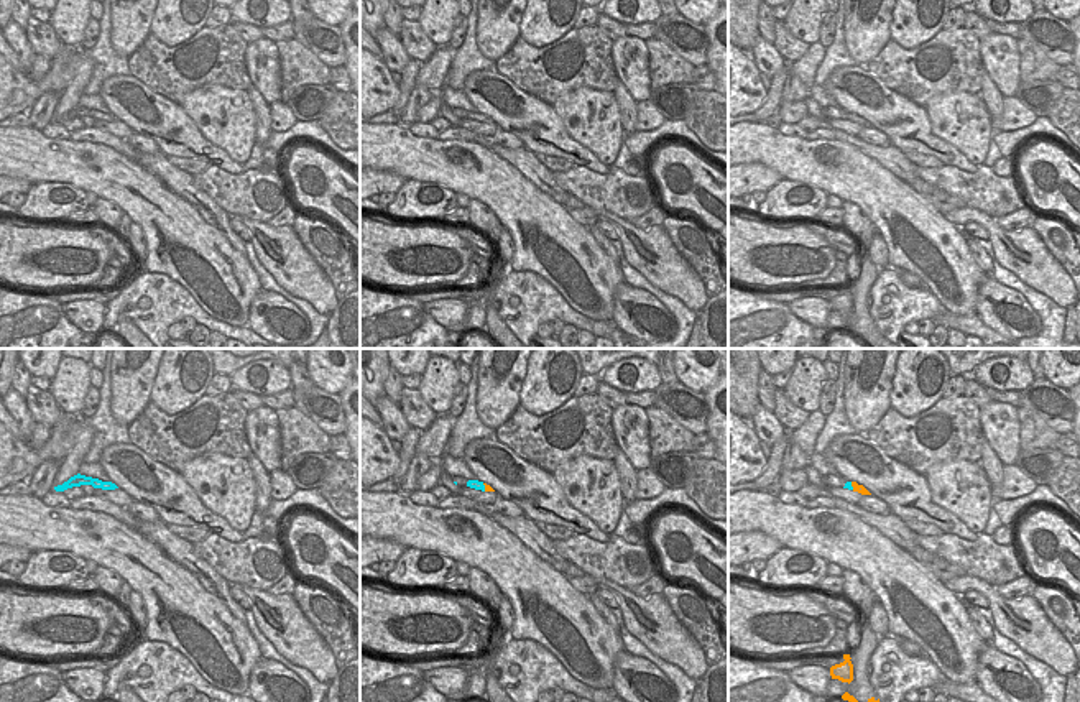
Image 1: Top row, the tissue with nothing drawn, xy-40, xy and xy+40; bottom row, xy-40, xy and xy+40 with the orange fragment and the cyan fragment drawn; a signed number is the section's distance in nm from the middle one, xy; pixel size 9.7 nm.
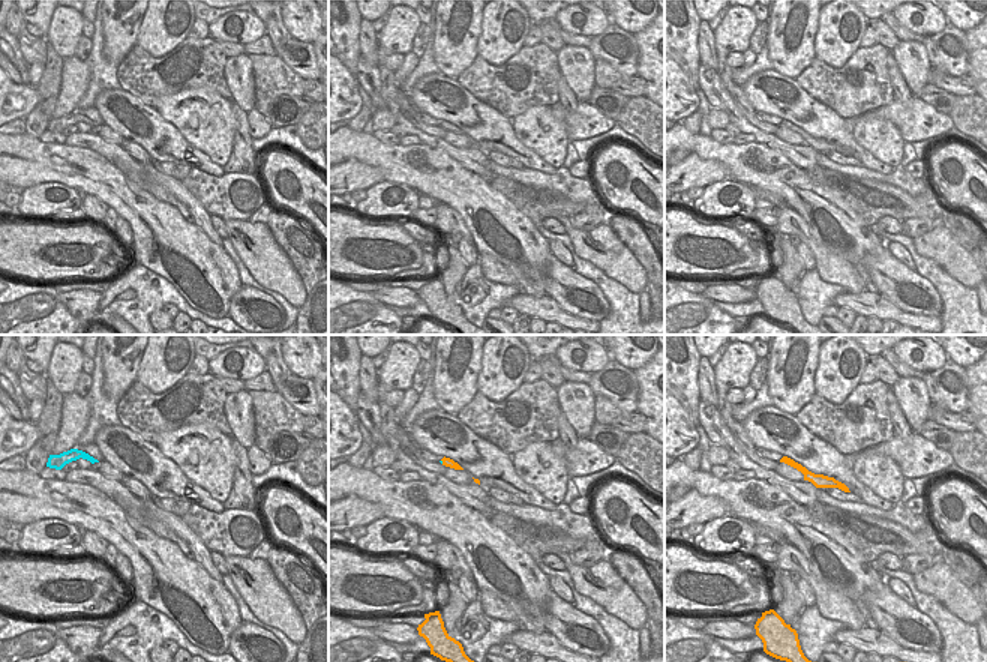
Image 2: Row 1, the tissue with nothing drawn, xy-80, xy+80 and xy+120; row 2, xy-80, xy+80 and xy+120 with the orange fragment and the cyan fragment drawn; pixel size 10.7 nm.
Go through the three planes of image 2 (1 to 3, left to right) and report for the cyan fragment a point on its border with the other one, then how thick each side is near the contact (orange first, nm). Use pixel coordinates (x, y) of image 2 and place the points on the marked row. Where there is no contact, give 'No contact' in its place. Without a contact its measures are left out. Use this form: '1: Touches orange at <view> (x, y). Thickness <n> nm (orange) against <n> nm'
1: No contact
2: Touches orange at xy+80 (441, 460). Thickness 100 nm (orange) against 30 nm
3: No contact.

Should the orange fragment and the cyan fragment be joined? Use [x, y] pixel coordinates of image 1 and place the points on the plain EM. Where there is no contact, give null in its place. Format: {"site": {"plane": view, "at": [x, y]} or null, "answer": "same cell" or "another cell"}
{"site": {"plane": "xy", "at": [485, 119]}, "answer": "another cell"}

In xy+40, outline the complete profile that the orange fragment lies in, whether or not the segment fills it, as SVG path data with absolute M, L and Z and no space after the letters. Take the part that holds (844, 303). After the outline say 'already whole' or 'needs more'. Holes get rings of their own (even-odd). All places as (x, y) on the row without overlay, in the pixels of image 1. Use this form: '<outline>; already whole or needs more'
M843 286L843 294L835 296L830 299L832 311L838 311L842 314L852 314L853 312L853 296L850 286Z; already whole

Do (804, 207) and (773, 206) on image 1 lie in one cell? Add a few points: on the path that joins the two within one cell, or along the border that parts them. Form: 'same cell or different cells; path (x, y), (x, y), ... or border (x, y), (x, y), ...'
same cell; path (796, 206), (781, 206)

